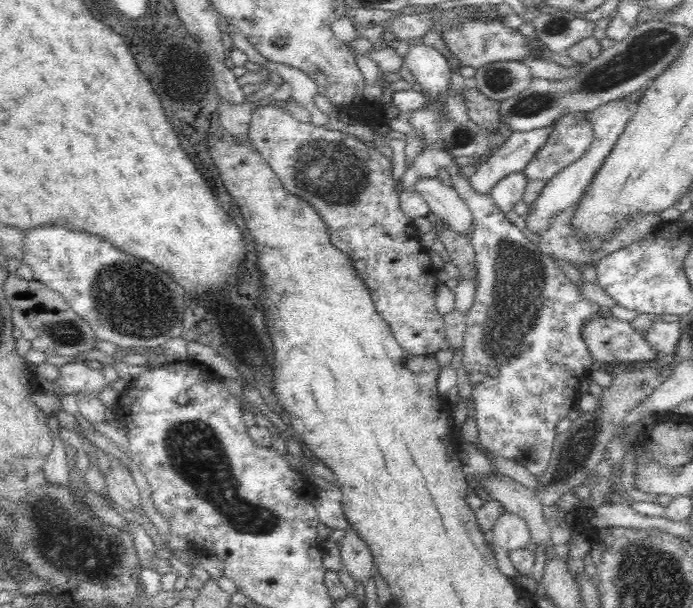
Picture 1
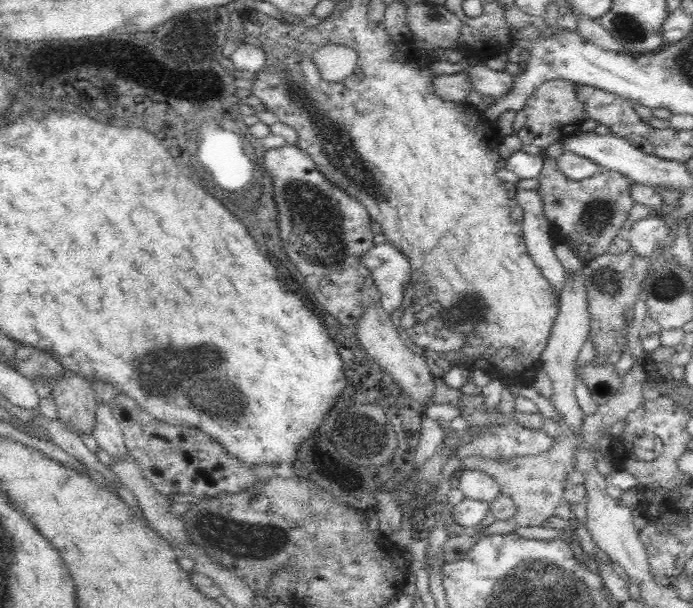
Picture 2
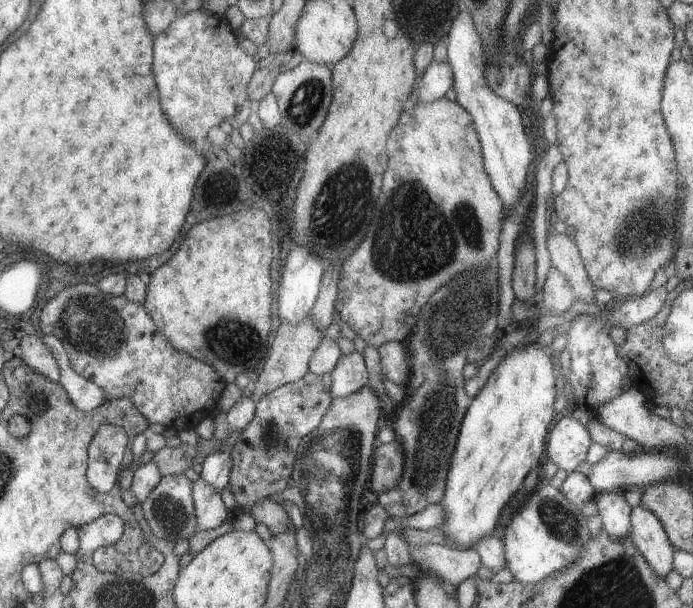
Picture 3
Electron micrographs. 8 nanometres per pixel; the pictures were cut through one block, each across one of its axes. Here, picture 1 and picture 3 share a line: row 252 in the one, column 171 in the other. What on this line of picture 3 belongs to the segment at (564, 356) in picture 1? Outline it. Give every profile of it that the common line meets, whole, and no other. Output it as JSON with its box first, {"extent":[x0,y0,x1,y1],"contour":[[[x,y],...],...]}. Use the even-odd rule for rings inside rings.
{"extent":[141,475,196,544],"contour":[[[165,475],[155,485],[155,488],[141,502],[141,508],[150,531],[160,539],[174,544],[178,540],[188,540],[196,531],[194,500],[191,496],[192,482],[181,475]]]}

